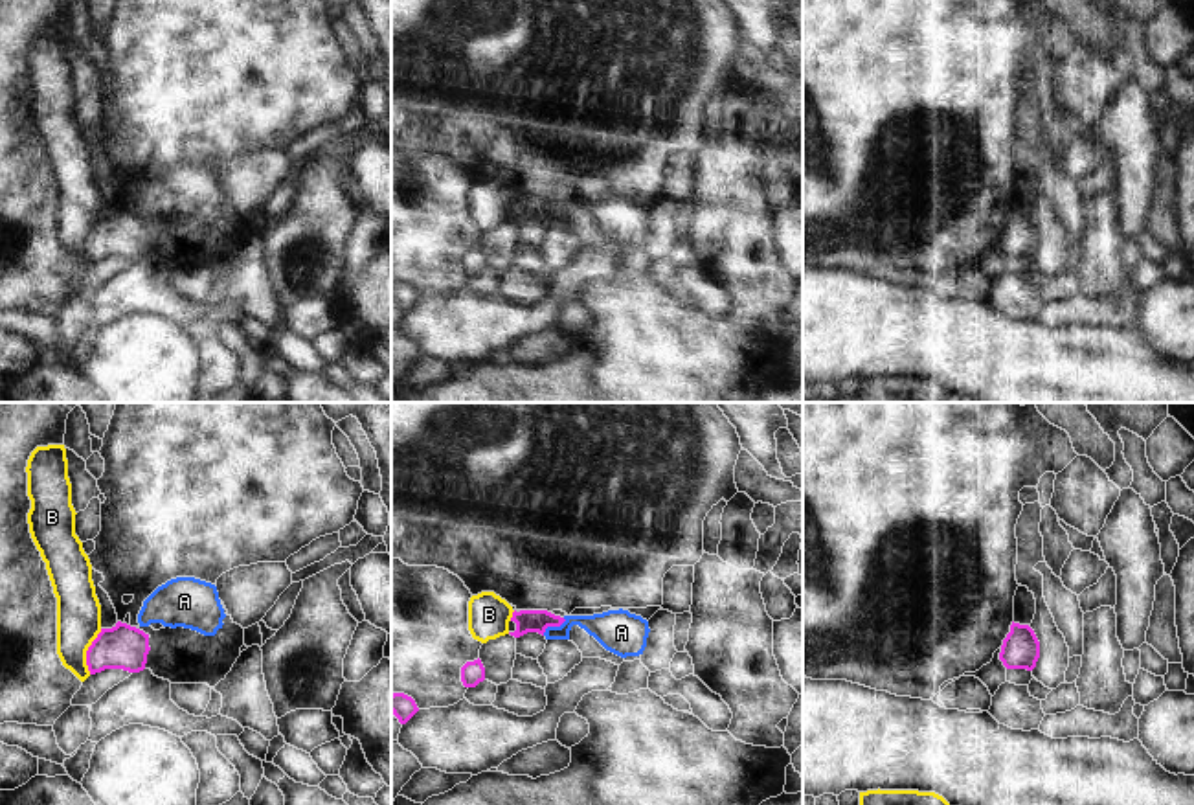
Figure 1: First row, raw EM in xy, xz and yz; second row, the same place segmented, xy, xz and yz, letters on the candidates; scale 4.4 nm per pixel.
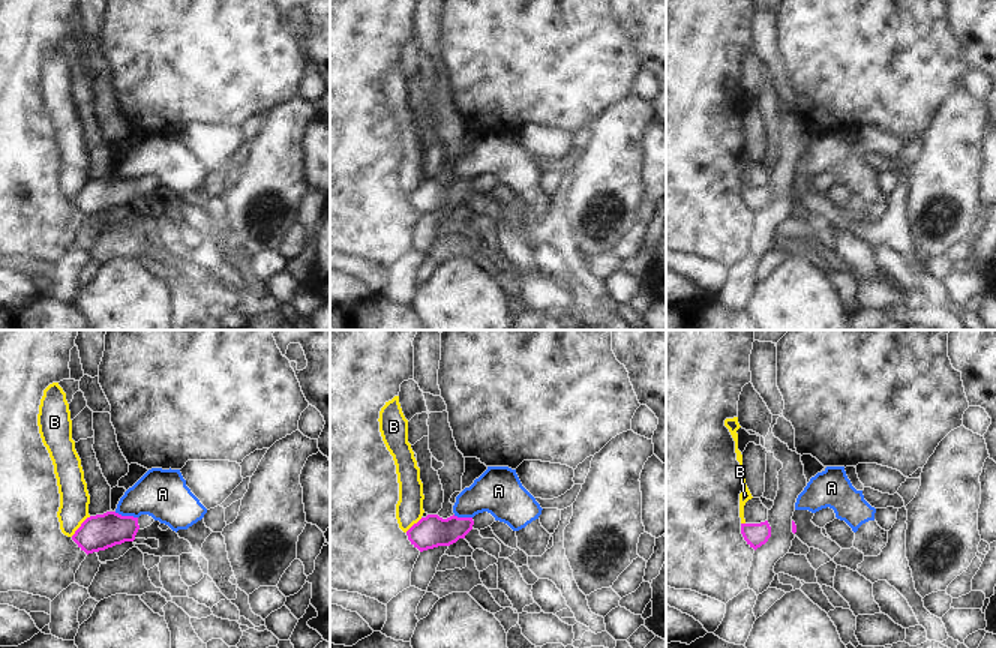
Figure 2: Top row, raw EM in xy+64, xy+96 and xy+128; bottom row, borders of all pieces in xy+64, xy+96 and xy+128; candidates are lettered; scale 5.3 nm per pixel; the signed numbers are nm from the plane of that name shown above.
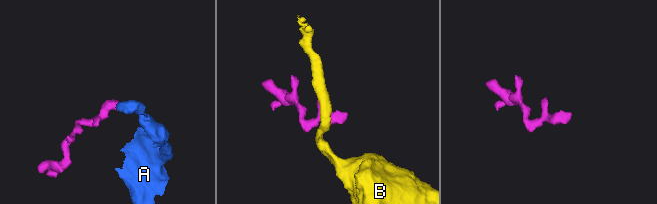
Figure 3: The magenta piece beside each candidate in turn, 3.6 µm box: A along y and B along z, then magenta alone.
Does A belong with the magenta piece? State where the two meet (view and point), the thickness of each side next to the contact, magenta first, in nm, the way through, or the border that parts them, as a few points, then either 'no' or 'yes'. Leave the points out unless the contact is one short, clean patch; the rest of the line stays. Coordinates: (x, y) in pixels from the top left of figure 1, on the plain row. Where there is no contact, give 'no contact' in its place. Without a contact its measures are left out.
meets magenta in xz at (553, 214); 100 nm thick on the magenta side, 160 nm on the other; border along xz (566, 208), (559, 214), (550, 214), (542, 223); no

